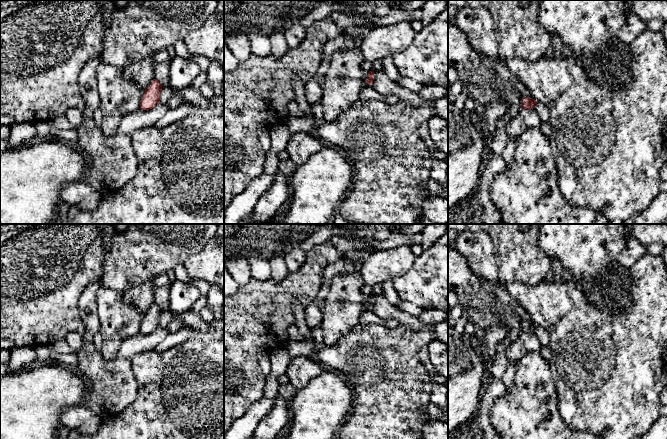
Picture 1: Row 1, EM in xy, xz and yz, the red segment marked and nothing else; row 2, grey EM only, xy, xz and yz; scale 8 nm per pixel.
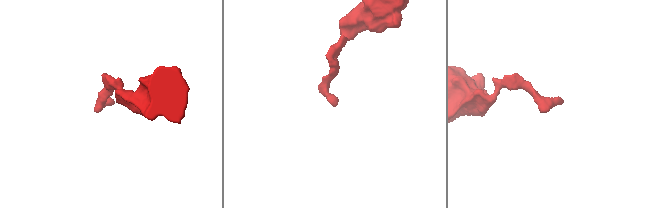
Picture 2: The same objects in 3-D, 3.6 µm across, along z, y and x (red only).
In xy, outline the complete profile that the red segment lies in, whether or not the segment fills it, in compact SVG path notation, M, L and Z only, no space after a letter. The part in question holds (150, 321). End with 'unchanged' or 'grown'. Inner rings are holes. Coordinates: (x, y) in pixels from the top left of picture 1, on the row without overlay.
M157 303L151 305L147 312L143 315L140 325L140 332L142 334L152 333L159 327L159 320L162 314L162 309Z; unchanged

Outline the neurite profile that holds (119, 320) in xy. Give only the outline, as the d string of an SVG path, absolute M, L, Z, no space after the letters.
M101 286L96 293L100 333L103 343L99 354L112 360L123 342L140 332L143 315L124 300L124 293Z

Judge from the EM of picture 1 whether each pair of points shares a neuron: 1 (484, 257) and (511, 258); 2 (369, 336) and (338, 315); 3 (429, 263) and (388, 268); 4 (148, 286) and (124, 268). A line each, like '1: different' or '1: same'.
1: different
2: different
3: different
4: different

